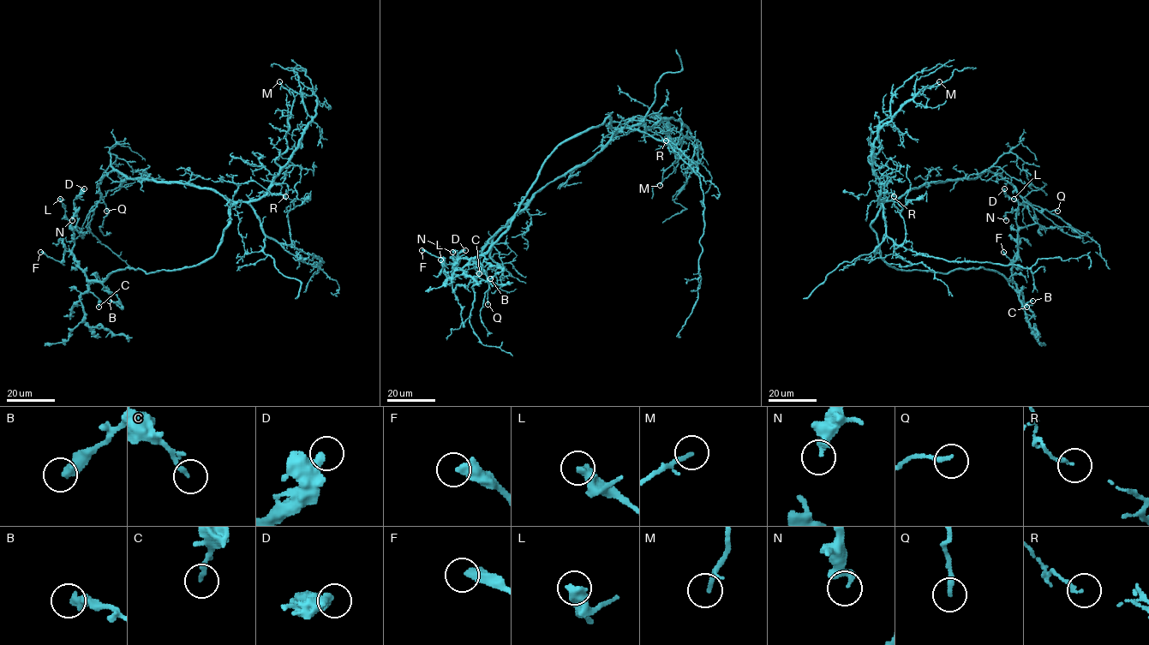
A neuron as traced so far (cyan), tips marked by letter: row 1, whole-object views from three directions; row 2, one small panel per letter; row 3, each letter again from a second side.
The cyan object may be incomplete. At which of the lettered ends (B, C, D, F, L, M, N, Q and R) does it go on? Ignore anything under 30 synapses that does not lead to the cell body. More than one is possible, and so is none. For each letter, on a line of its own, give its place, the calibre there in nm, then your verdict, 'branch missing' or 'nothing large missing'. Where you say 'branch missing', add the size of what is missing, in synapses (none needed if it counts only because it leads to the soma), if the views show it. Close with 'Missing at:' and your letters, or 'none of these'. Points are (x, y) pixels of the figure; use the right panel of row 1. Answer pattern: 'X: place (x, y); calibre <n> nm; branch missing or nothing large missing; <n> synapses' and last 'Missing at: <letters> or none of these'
B: place (1032, 301); calibre 440 nm; nothing large missing
C: place (1026, 307); calibre 200 nm; nothing large missing
D: place (1004, 188); calibre 440 nm; nothing large missing
F: place (1003, 252); calibre 440 nm; nothing large missing
L: place (1014, 199); calibre 500 nm; nothing large missing
M: place (939, 81); calibre 170 nm; nothing large missing
N: place (1006, 220); calibre 280 nm; nothing large missing
Q: place (1057, 211); calibre 200 nm; nothing large missing
R: place (894, 196); calibre 150 nm; nothing large missing
Missing at: none of these

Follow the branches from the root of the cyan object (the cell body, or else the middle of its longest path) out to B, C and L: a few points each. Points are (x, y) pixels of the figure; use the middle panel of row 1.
B: (610, 122), (608, 117), (565, 139), (546, 160), (511, 225), (483, 255), (484, 261), (502, 268), (490, 278)
C: (610, 122), (608, 117), (565, 139), (552, 153), (511, 225), (487, 252), (470, 260), (480, 266), (479, 273)
L: (610, 122), (608, 117), (564, 140), (543, 164), (511, 225), (482, 254), (453, 264), (451, 281), (440, 259)

